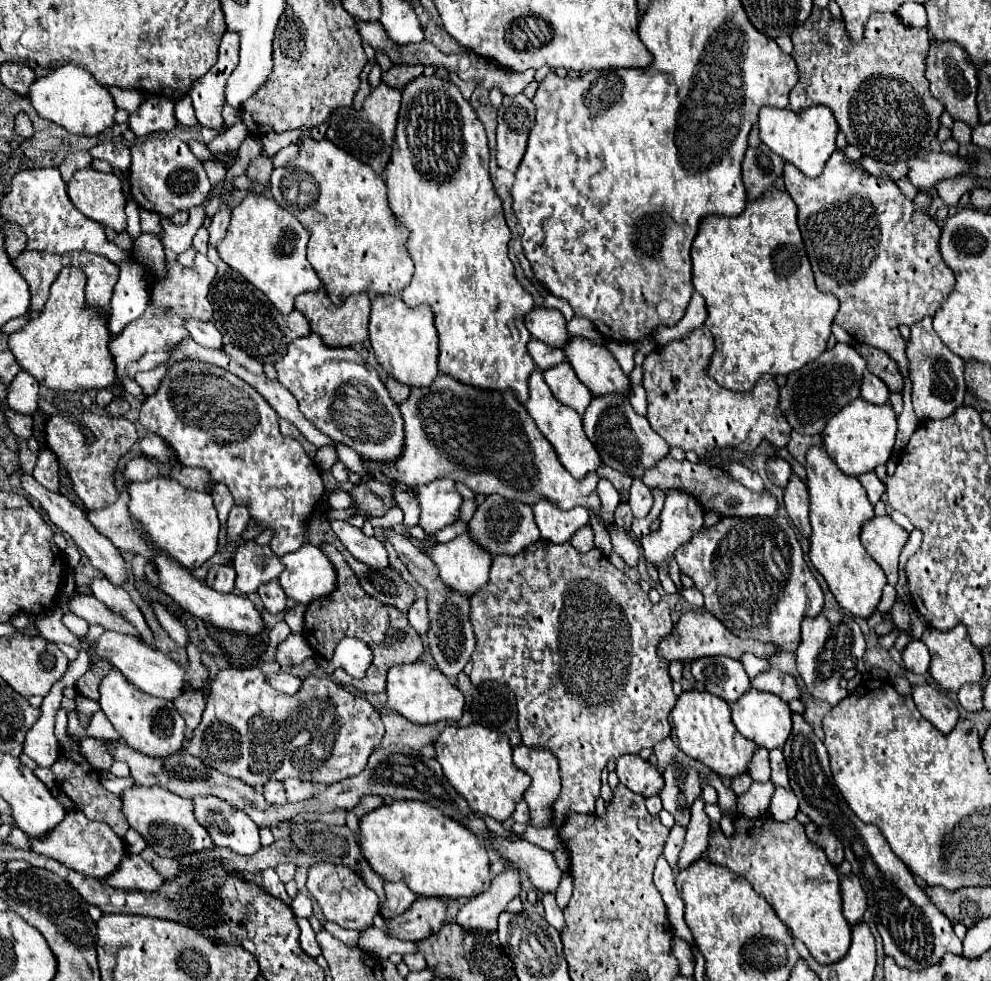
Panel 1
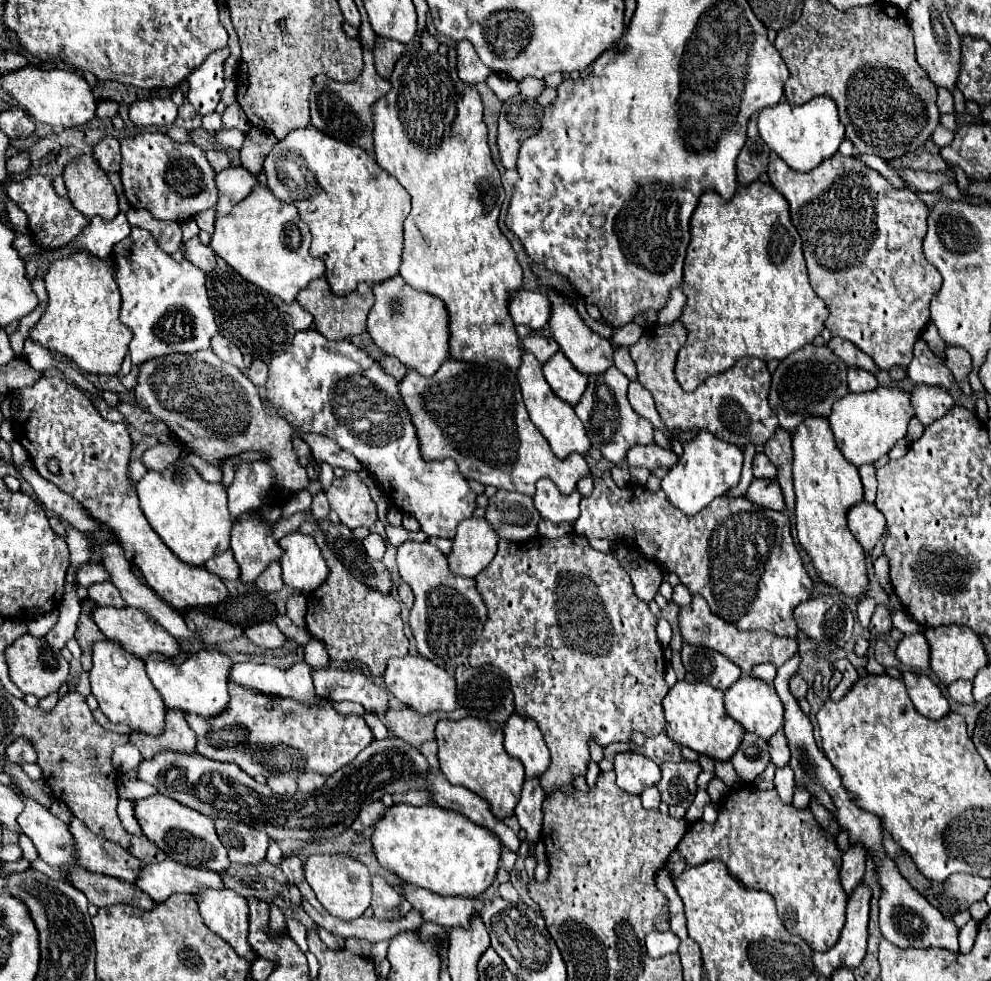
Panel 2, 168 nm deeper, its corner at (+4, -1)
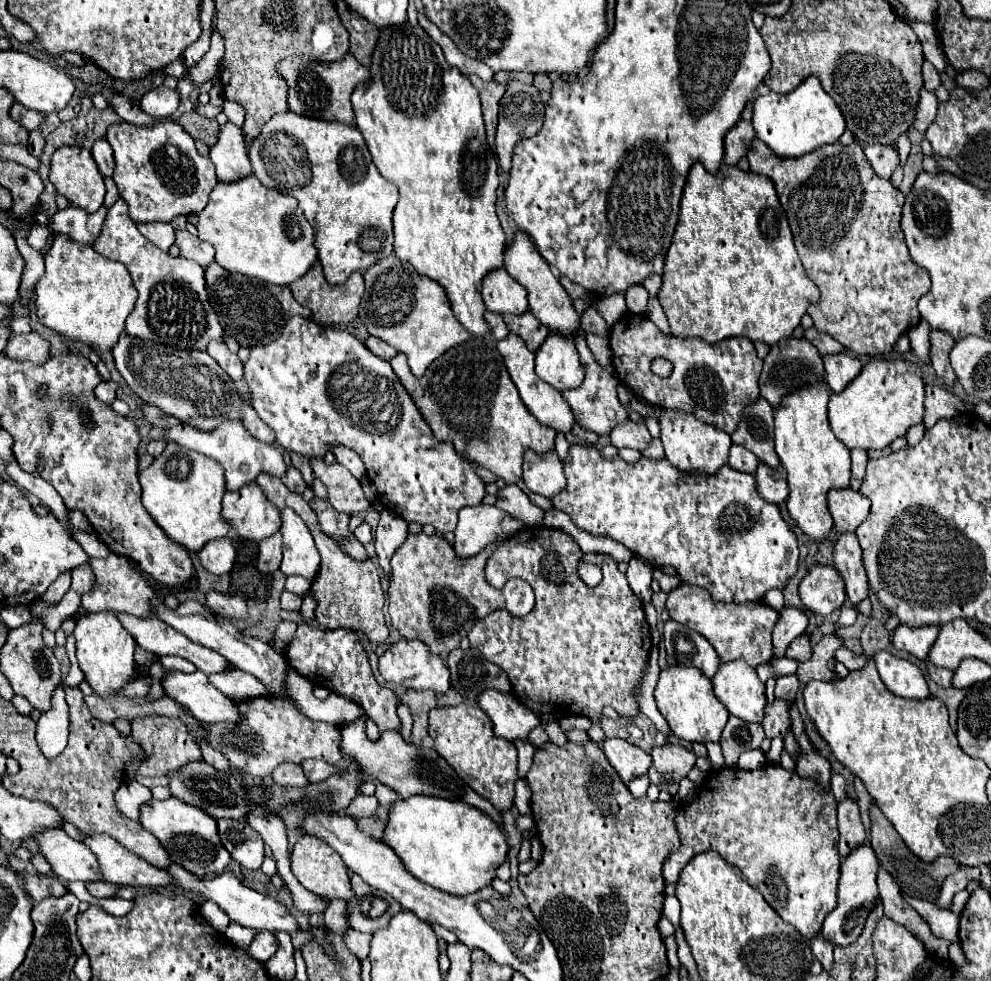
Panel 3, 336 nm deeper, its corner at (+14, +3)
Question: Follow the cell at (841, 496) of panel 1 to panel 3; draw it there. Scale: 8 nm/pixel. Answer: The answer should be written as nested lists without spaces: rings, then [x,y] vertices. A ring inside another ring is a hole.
[[[813,385],[791,393],[781,401],[779,409],[775,409],[775,451],[787,471],[789,483],[787,509],[795,525],[815,543],[825,541],[833,529],[833,519],[827,509],[827,493],[831,489],[849,487],[851,479],[849,449],[845,449],[829,429],[827,401],[827,385]]]

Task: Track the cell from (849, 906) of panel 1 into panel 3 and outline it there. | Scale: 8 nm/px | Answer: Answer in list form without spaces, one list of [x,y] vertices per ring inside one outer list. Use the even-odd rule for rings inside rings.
[[[847,799],[837,807],[839,815],[839,855],[845,859],[857,845],[865,843],[865,829],[859,817],[859,807],[855,801]]]

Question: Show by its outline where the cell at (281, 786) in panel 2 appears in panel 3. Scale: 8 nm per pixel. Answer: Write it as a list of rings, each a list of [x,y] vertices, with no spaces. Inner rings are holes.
[[[283,763],[279,765],[273,773],[273,783],[281,785],[281,787],[303,787],[307,785],[309,781],[305,779],[305,775],[301,773],[301,765],[297,763]]]

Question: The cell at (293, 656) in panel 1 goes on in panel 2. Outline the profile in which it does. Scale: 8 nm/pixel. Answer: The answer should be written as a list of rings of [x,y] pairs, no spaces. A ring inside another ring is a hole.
[[[261,621],[261,623],[249,623],[245,627],[245,635],[263,649],[279,649],[285,643],[285,635],[277,629],[273,621]]]

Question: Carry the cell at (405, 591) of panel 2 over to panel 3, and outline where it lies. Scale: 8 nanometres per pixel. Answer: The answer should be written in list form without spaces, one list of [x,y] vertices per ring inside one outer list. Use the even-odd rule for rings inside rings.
[[[385,509],[379,519],[377,533],[375,533],[375,549],[377,549],[379,567],[385,573],[387,581],[391,581],[391,577],[389,577],[391,557],[393,557],[395,549],[405,541],[405,537],[407,537],[407,523],[403,519],[399,519],[397,513]]]

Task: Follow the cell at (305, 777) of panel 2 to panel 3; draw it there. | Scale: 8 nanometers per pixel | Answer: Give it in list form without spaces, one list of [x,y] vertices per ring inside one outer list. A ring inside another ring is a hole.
[[[309,759],[309,761],[303,761],[301,767],[303,767],[305,777],[307,777],[311,783],[323,781],[325,777],[331,777],[333,773],[339,771],[337,767],[333,767],[333,765],[329,765],[329,763],[323,763],[323,761],[311,761],[311,759]]]

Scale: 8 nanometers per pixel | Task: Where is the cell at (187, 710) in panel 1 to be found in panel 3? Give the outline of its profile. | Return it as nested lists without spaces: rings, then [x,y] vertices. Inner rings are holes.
[[[143,717],[143,719],[135,719],[131,723],[131,727],[133,727],[133,731],[131,731],[133,741],[145,751],[145,763],[139,767],[139,775],[143,775],[143,777],[145,775],[159,777],[173,769],[179,769],[185,763],[201,759],[199,743],[195,741],[195,737],[189,733],[189,729],[179,719]]]

